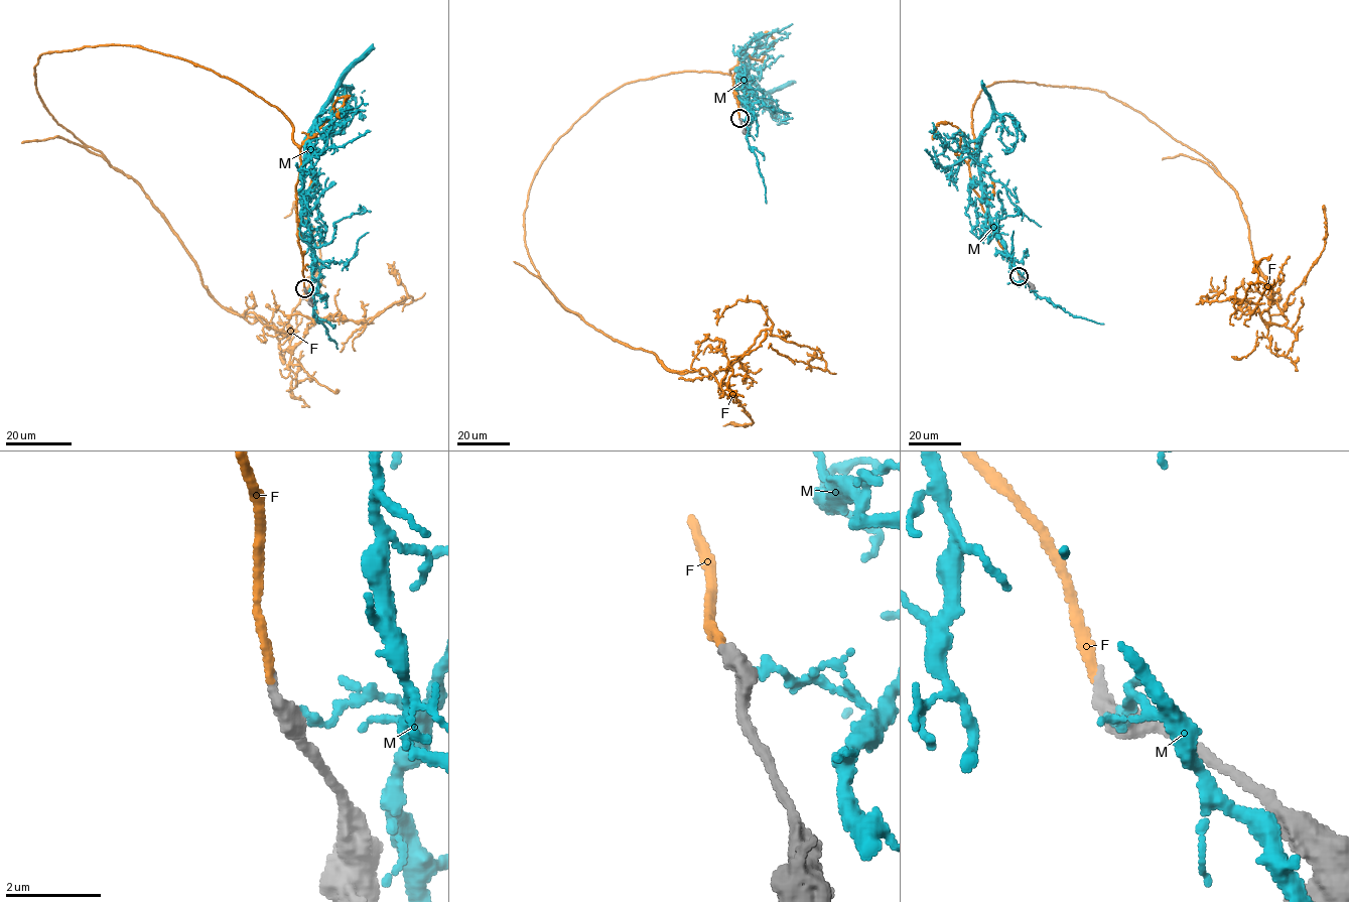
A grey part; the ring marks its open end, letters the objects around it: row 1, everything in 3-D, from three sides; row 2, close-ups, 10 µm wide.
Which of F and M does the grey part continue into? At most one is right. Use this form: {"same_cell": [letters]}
{"same_cell": ["F"]}

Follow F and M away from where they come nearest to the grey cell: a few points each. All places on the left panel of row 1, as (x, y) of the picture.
F: (304, 288), (299, 146), (276, 107), (139, 47), (38, 57), (55, 120), (282, 350), (412, 297), (341, 352)
M: (306, 291), (315, 289), (319, 277), (300, 229), (306, 134), (340, 84), (349, 90), (343, 130), (336, 117)

